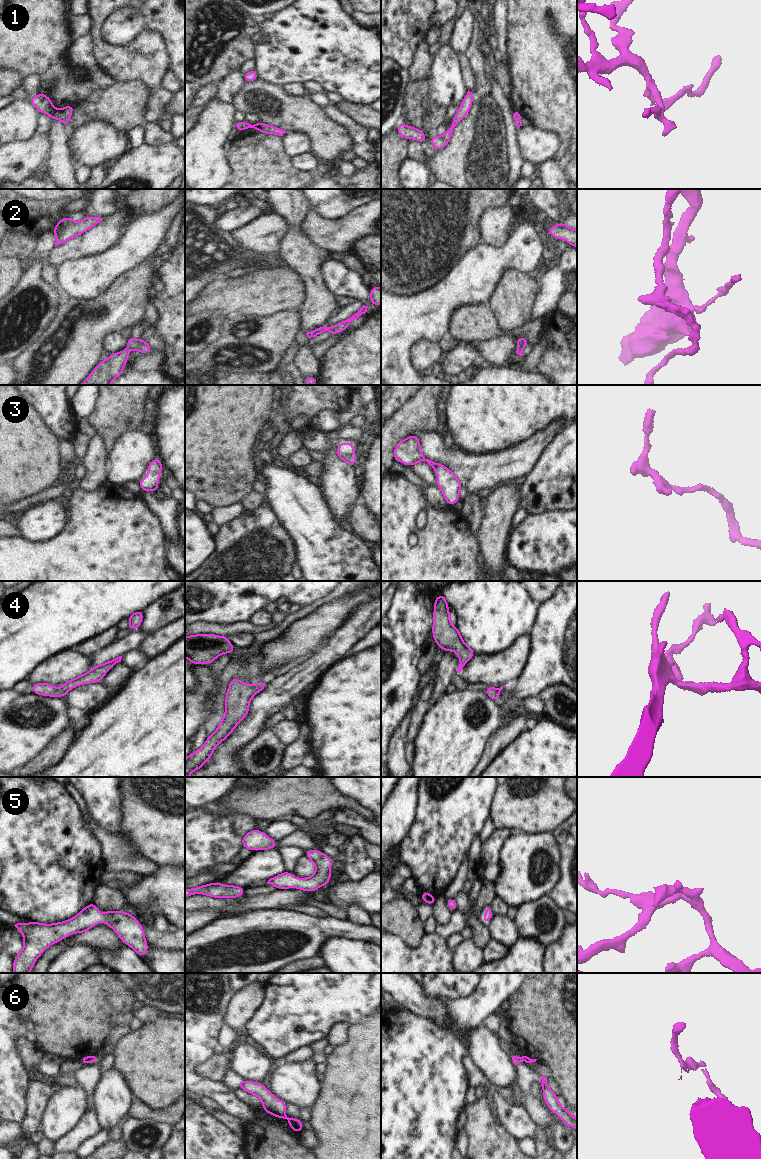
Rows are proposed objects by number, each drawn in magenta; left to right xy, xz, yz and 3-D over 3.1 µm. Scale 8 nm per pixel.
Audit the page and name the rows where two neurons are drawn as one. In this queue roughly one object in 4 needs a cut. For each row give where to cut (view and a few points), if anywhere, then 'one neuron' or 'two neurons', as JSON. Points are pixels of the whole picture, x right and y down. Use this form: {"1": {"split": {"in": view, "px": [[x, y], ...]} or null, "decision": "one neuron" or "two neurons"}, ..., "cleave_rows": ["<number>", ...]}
{"1": {"split": {"in": "xy", "px": [[55, 109], [50, 114]]}, "decision": "two neurons"}, "2": {"split": null, "decision": "one neuron"}, "3": {"split": null, "decision": "one neuron"}, "4": {"split": null, "decision": "one neuron"}, "5": {"split": null, "decision": "one neuron"}, "6": {"split": {"in": "xy", "px": [[89, 1056], [86, 1062]]}, "decision": "two neurons"}, "cleave_rows": ["1", "6"]}

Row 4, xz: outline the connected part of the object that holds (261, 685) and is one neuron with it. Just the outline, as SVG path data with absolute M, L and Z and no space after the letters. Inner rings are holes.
M238 677L231 680L225 697L225 715L215 732L209 736L204 745L185 760L185 777L204 766L212 757L216 746L224 741L234 728L249 713L249 703L256 693L266 688L267 681L246 685Z

